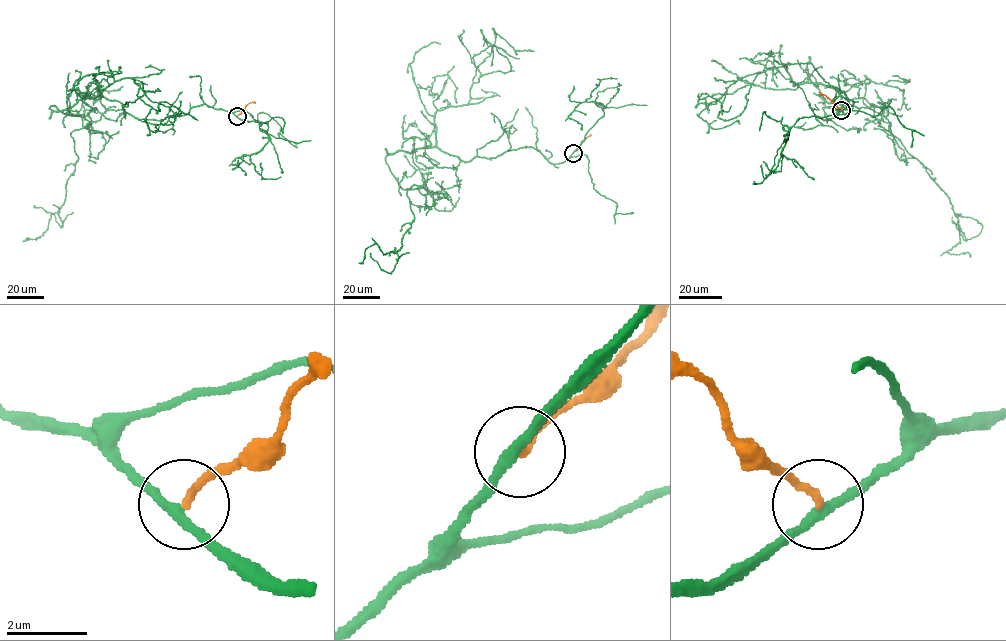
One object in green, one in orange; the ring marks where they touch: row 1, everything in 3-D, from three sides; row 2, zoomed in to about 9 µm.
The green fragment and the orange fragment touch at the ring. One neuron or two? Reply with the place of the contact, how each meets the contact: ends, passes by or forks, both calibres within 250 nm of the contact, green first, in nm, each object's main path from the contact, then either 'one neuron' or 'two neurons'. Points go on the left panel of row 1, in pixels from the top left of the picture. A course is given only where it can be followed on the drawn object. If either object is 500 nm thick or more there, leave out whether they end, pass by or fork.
at (237, 116); green passes by; orange ends there; 240 nm thick on the green side, 180 nm on the other; green runs (237, 116), (51, 106), (91, 120), (71, 132), (62, 227), (34, 205); orange runs (237, 116), (248, 103), (255, 102); one neuron

